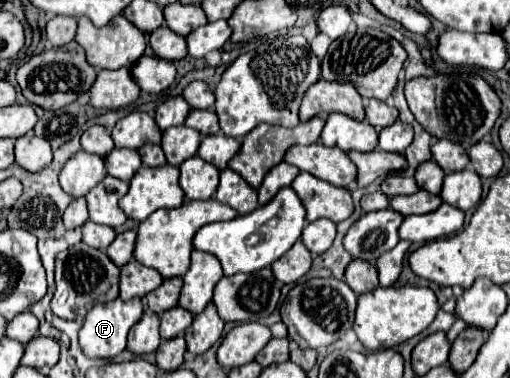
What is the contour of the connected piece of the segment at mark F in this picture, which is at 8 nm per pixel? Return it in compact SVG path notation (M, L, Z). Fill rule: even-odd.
M116 298L106 304L96 304L84 318L84 324L80 328L80 346L86 356L90 358L114 358L126 348L126 336L128 330L142 318L142 298L132 298L132 302L124 302L122 298Z

